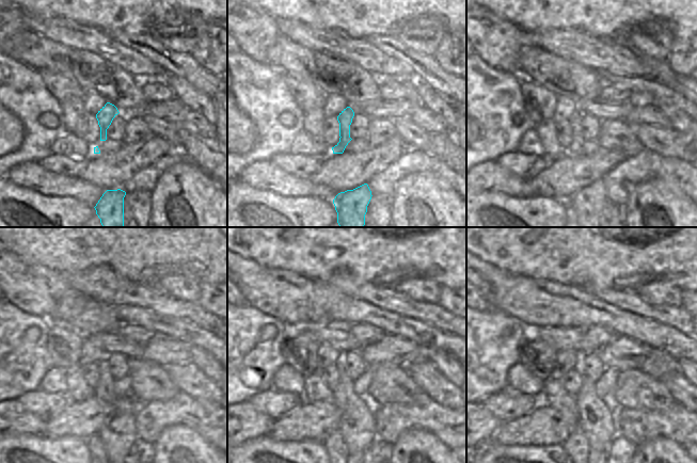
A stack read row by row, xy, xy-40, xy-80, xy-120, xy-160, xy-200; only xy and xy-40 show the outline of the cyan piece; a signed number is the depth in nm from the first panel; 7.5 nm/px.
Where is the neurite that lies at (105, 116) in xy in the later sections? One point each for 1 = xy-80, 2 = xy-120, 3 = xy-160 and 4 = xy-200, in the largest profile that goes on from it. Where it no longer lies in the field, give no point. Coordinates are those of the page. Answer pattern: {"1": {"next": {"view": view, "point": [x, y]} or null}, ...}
{"1": {"next": {"view": "xy-80", "point": [579, 140]}}, "2": {"next": {"view": "xy-120", "point": [104, 390]}}, "3": {"next": {"view": "xy-160", "point": [358, 422]}}, "4": {"next": {"view": "xy-200", "point": [596, 416]}}}

